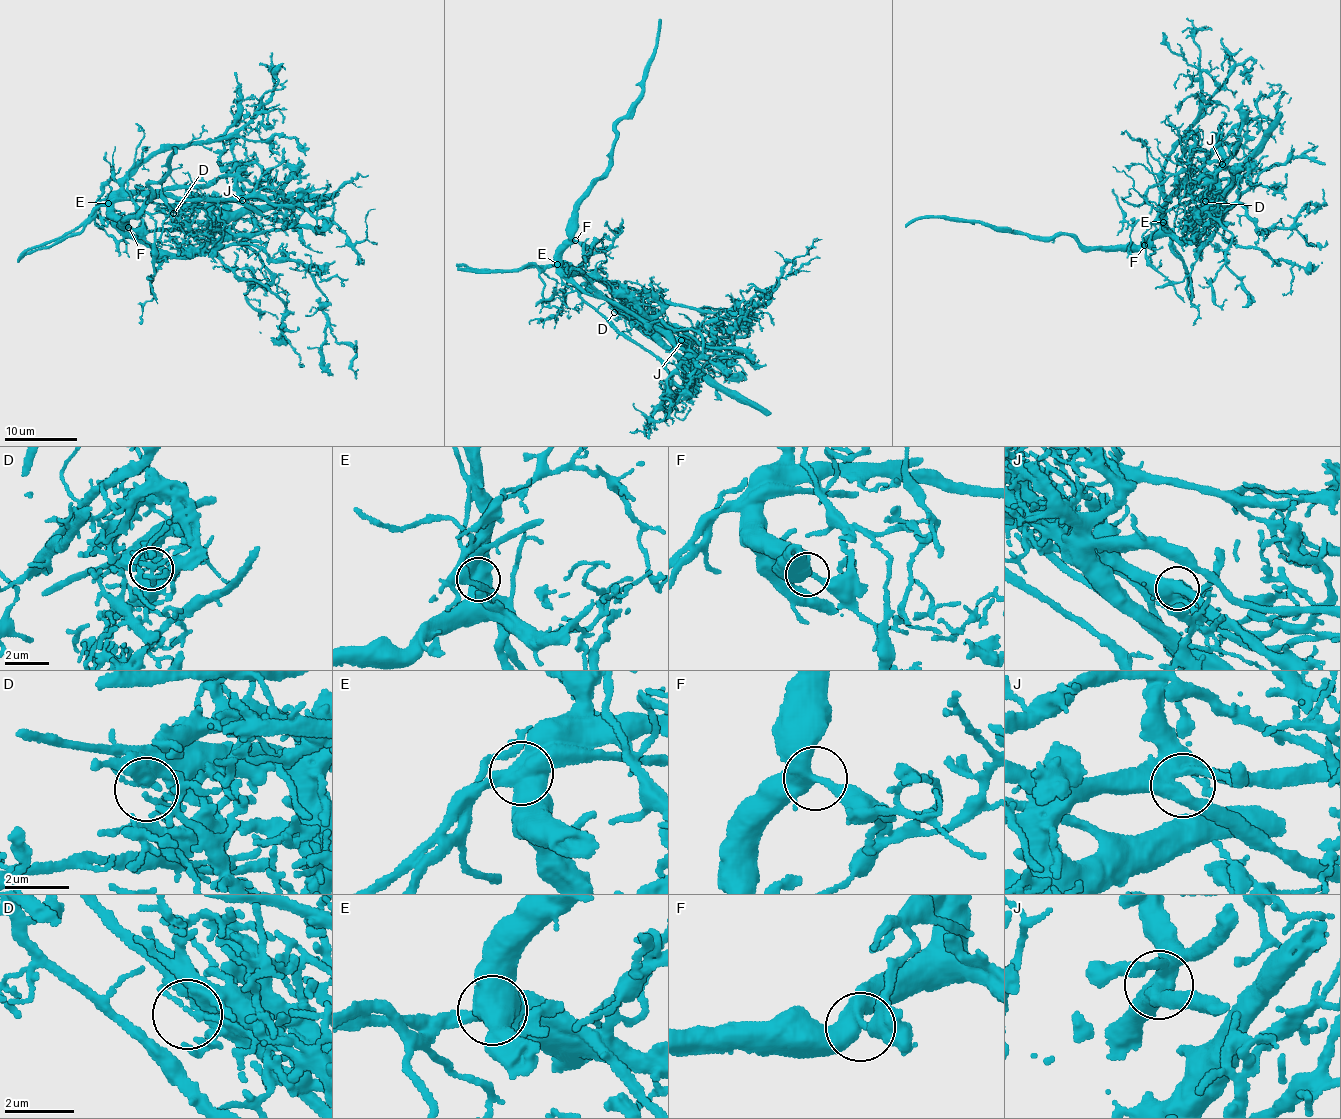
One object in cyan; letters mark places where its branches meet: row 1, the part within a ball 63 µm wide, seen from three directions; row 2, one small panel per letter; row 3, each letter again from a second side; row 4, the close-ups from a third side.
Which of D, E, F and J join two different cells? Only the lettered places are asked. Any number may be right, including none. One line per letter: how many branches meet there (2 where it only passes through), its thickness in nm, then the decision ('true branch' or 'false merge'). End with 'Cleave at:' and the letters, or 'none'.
D: 2 branches meet; 320 nm thick; true branch
E: 3 branches meet; 600 nm thick; false merge
F: 3 branches meet; 360 nm thick; true branch
J: 2 branches meet; 550 nm thick; true branch
Cleave at: E

